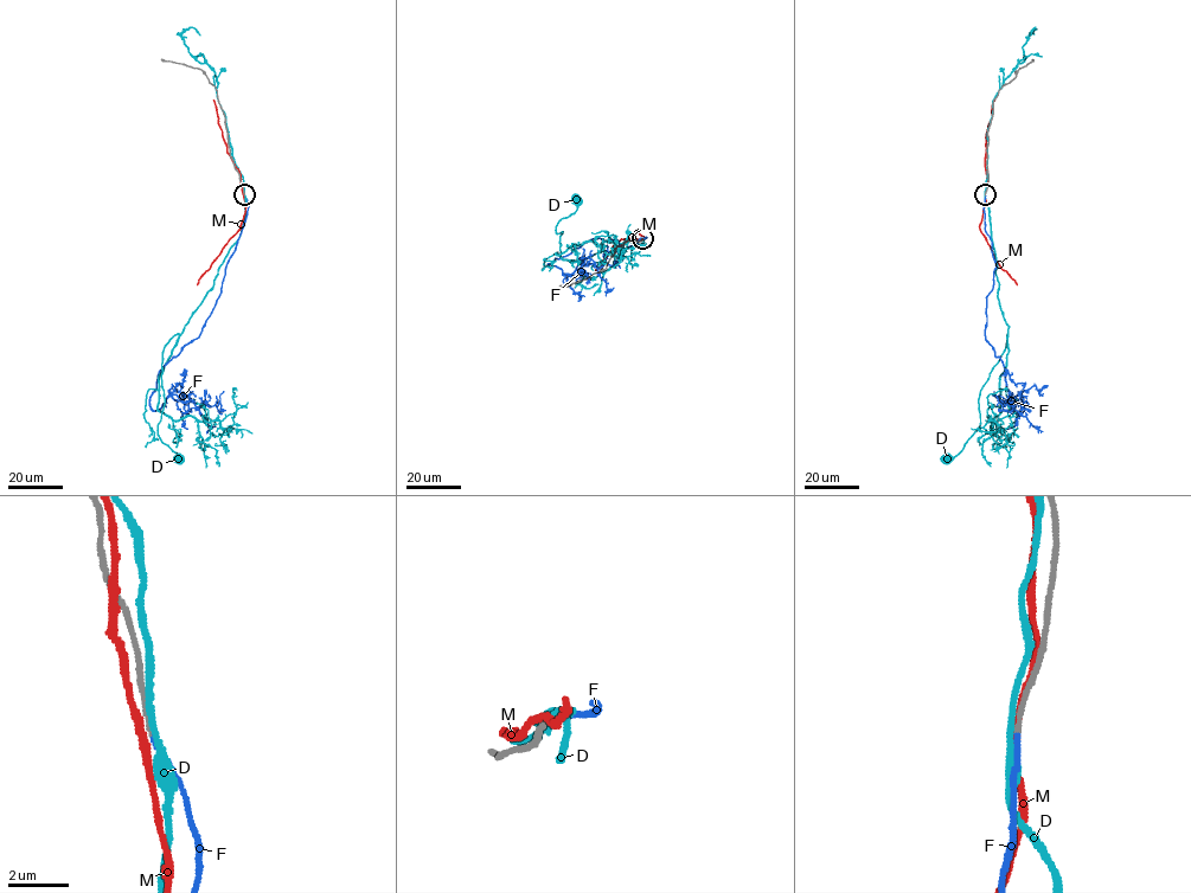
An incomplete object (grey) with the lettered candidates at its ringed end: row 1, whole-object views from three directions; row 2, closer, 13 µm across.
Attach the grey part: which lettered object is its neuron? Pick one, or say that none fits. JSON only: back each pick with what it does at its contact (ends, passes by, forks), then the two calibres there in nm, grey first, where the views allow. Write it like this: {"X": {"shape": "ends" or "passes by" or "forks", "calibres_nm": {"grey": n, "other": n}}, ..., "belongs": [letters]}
{"F": {"shape": "ends", "calibres_nm": {"grey": 150, "other": 170}}, "belongs": ["F"]}

